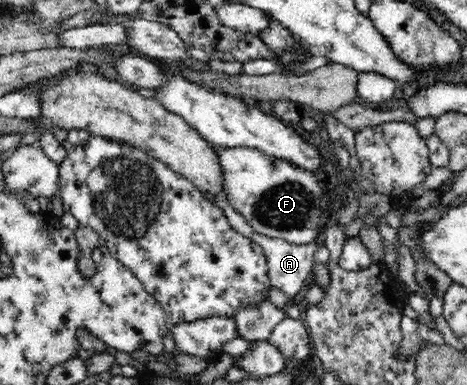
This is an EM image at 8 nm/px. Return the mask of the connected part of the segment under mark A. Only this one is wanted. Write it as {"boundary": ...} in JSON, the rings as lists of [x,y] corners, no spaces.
{"boundary":[[[205,191],[202,193],[206,199],[224,211],[228,218],[228,223],[232,224],[232,227],[237,232],[240,232],[240,234],[248,236],[258,244],[261,244],[267,258],[269,277],[274,288],[280,288],[282,292],[285,292],[288,297],[292,298],[295,294],[300,292],[303,286],[306,286],[306,278],[308,278],[310,272],[312,272],[314,254],[316,254],[320,248],[326,246],[326,237],[320,237],[320,240],[310,240],[310,242],[304,242],[304,244],[290,244],[289,242],[282,240],[282,238],[268,238],[266,236],[258,235],[252,232],[252,229],[248,228],[246,221],[244,221],[240,214],[236,213],[235,210],[232,210],[232,206],[228,204],[228,200],[226,200],[226,196],[222,194],[222,191],[219,191],[218,193]]]}

